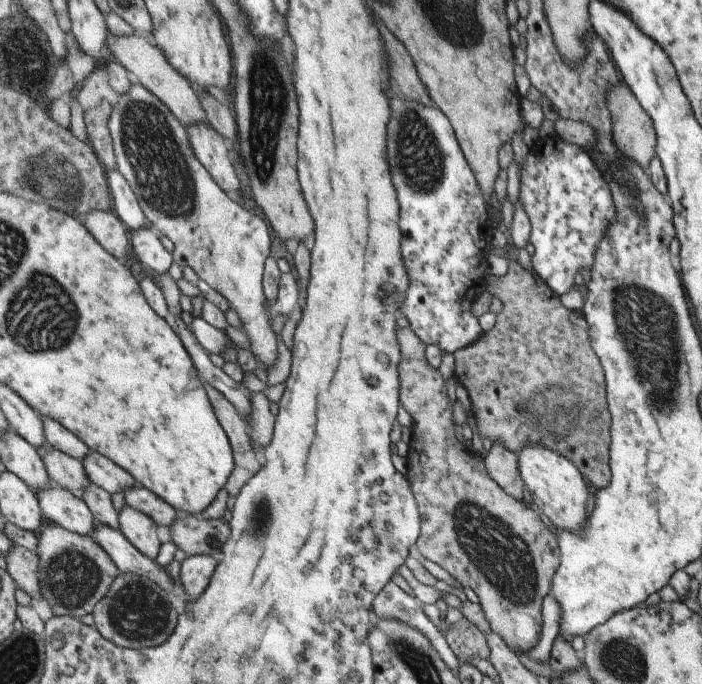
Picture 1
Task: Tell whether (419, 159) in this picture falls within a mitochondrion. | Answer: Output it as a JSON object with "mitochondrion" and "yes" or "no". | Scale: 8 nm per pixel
{"mitochondrion":"yes"}

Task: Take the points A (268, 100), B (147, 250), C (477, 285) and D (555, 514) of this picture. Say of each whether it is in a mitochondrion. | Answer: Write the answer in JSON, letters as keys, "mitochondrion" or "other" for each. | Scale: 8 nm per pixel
{"A":"mitochondrion","B":"other","C":"other","D":"other"}

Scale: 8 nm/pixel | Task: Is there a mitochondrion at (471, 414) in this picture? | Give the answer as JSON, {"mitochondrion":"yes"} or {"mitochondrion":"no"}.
{"mitochondrion":"no"}

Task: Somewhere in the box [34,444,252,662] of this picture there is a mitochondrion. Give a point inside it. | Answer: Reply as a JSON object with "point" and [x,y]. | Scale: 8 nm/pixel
{"point":[136,612]}

